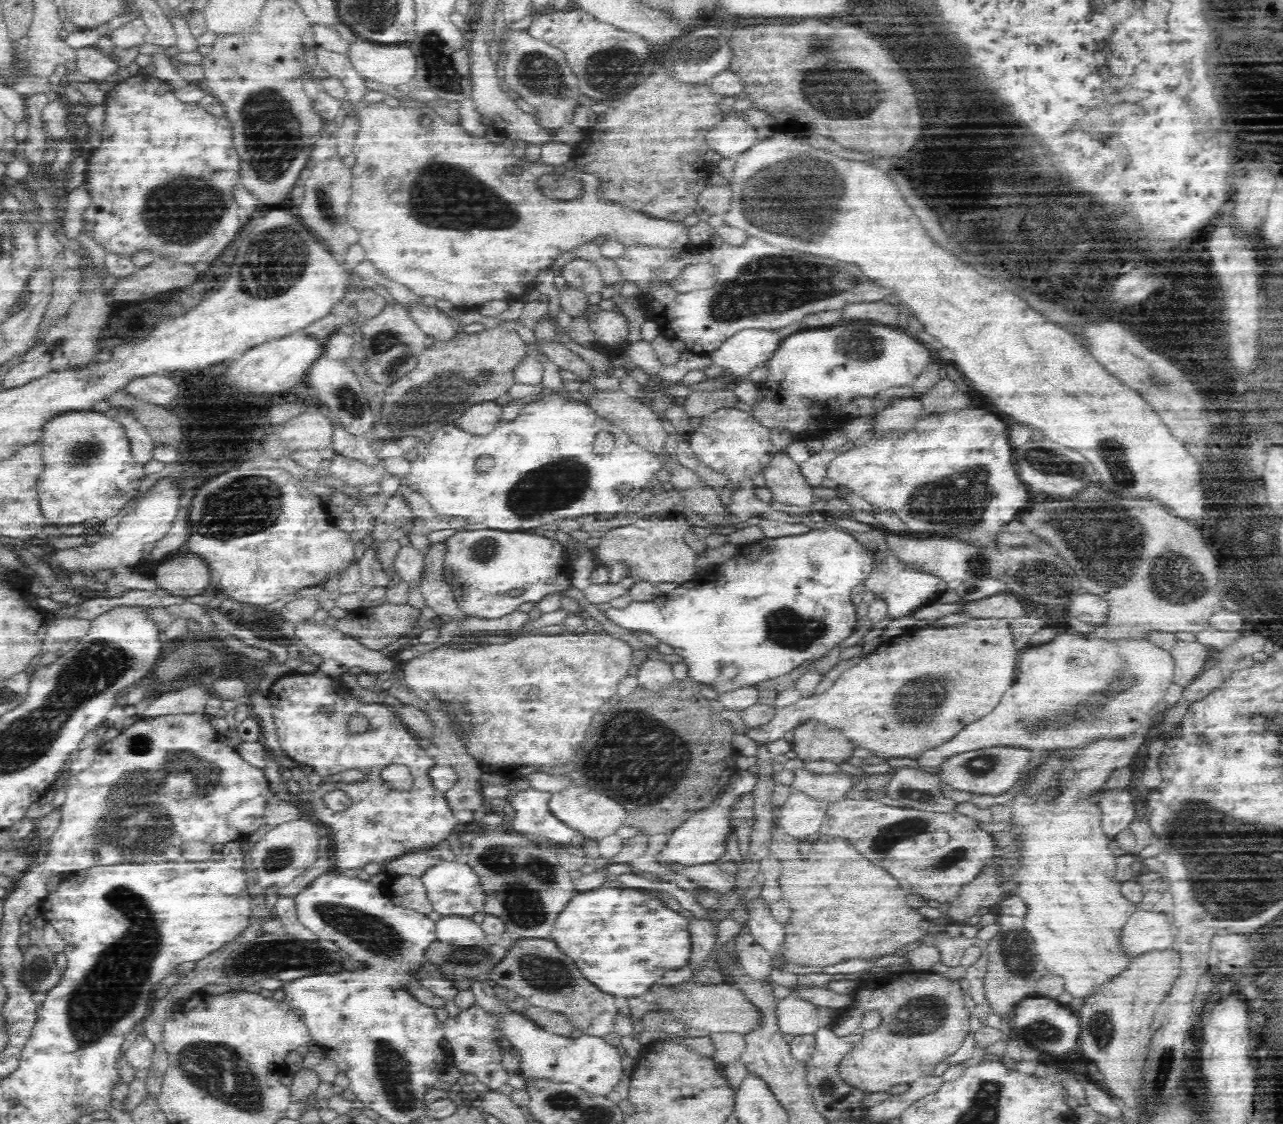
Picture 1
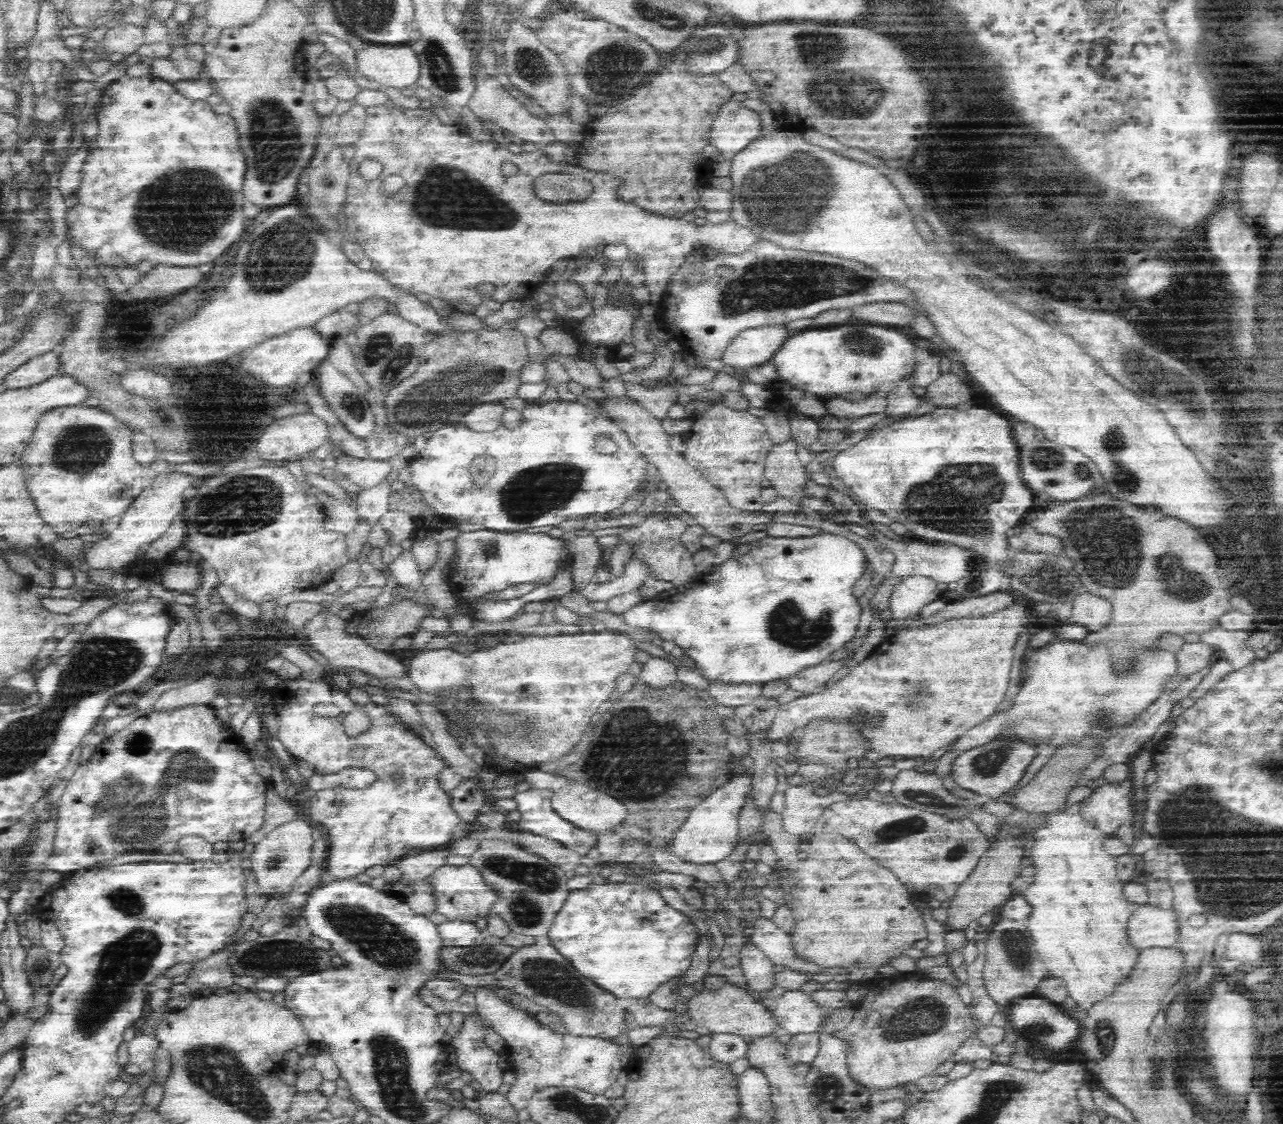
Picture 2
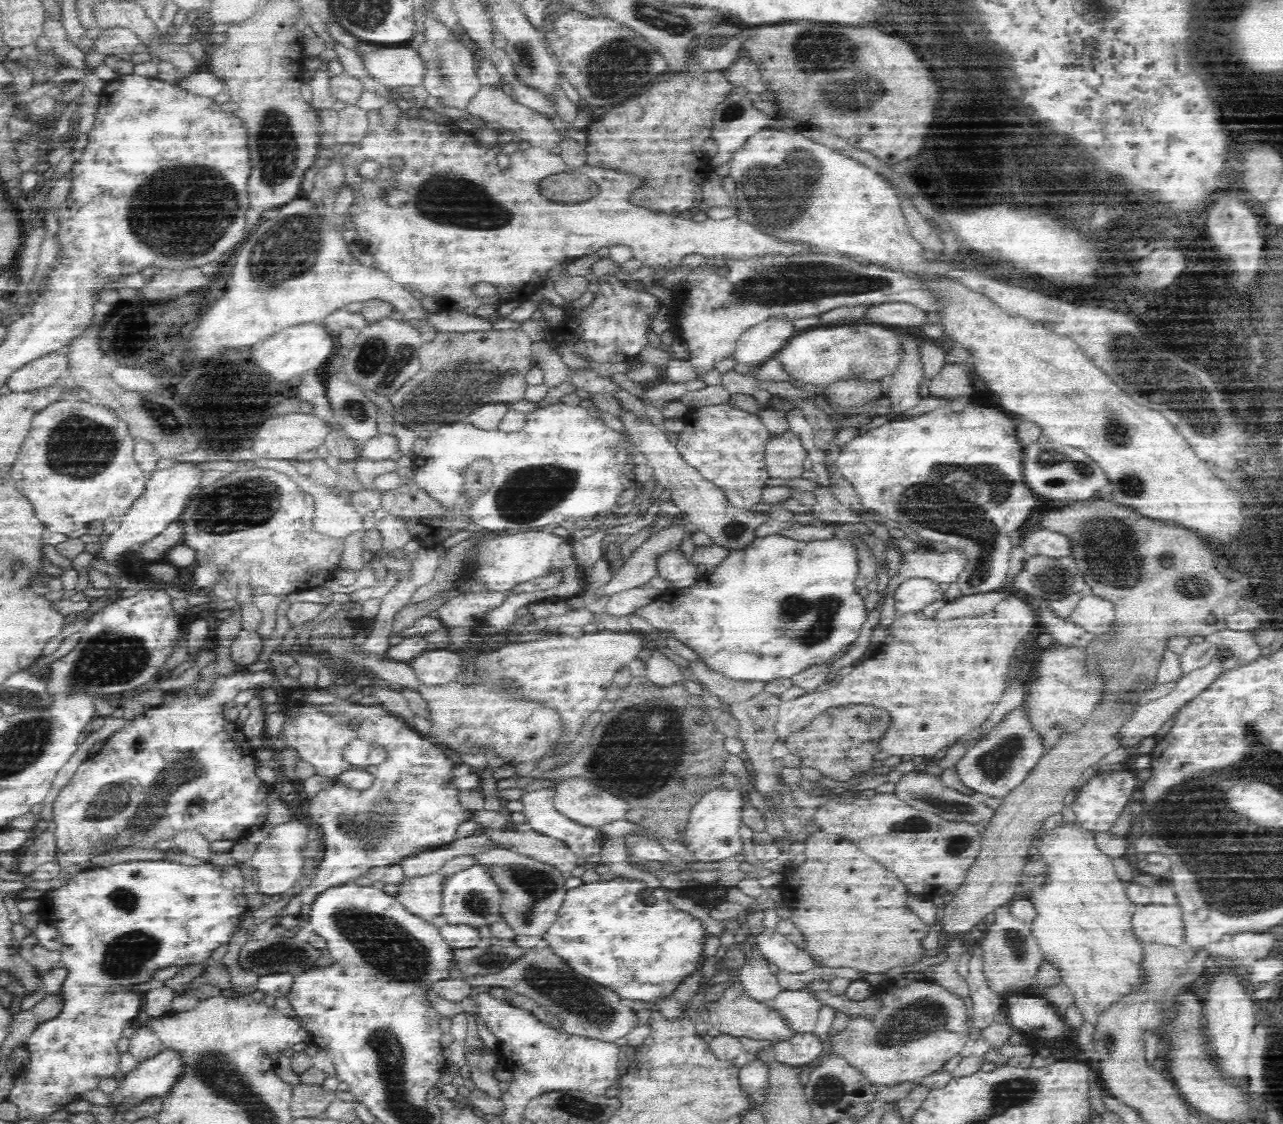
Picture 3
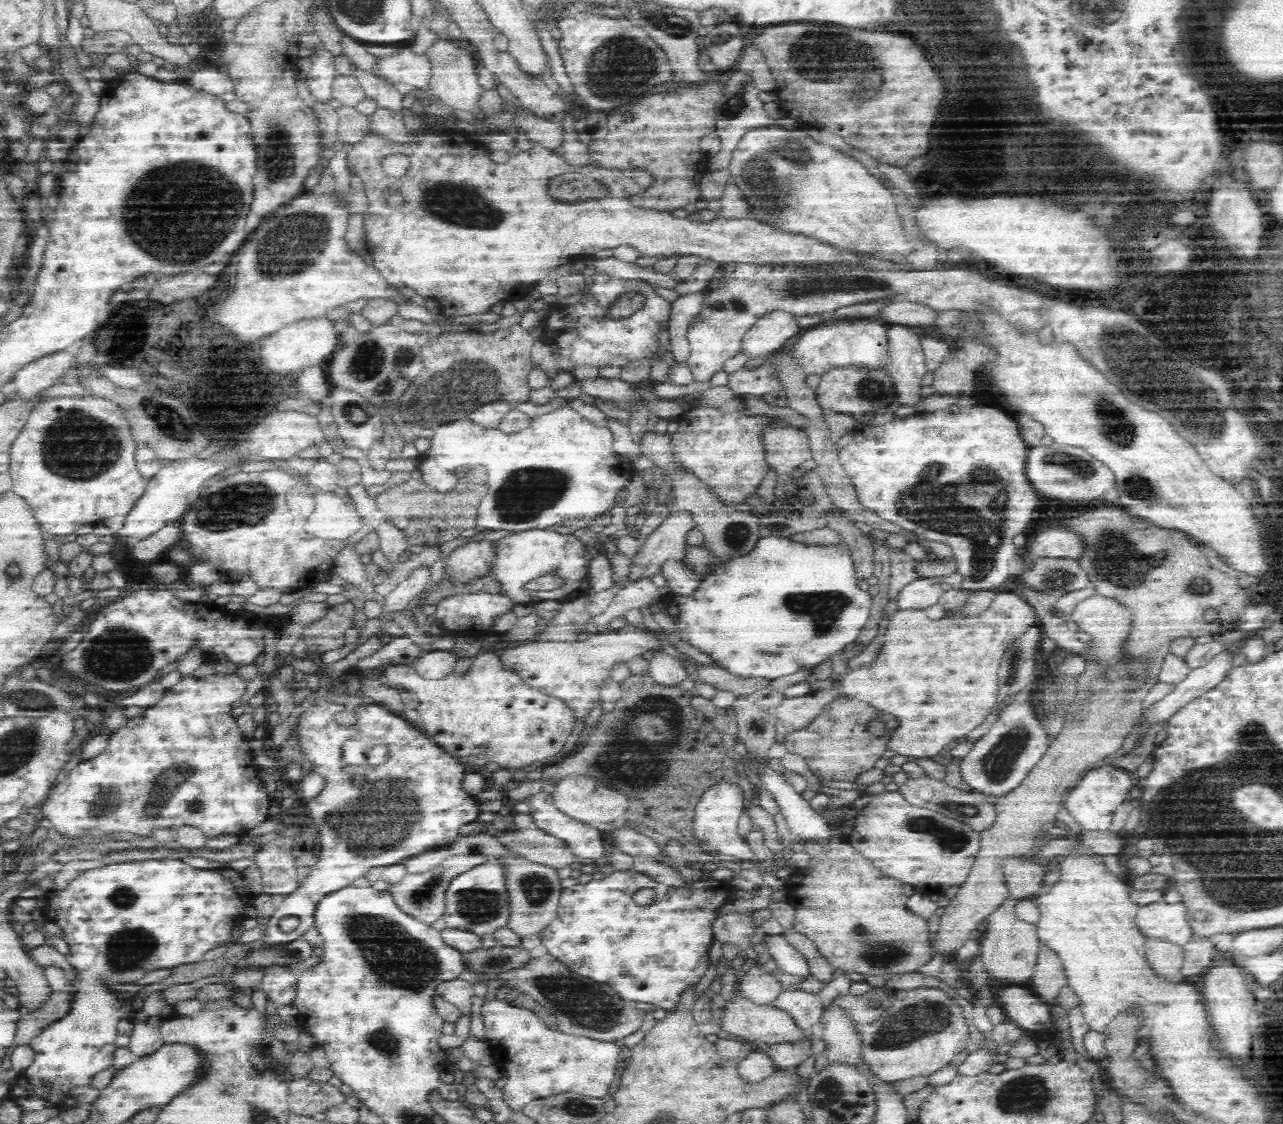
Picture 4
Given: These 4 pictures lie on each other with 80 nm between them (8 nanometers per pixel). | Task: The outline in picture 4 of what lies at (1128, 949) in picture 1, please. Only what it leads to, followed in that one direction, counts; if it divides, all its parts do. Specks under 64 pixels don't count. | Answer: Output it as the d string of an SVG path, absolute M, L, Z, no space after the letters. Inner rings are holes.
M1158 901L1140 908L1136 913L1136 929L1145 938L1160 938L1183 948L1192 939L1182 901L1174 904Z

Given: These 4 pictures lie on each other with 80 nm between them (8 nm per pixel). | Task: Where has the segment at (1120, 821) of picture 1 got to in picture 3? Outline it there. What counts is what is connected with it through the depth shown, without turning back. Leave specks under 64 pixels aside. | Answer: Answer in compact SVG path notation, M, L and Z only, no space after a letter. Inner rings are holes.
M1123 769L1088 774L1079 787L1080 790L1070 806L1076 815L1076 822L1084 824L1084 828L1092 828L1094 832L1108 833L1114 822L1120 818L1120 814L1126 810L1126 804L1132 800L1130 796L1139 788L1139 783L1133 770Z

